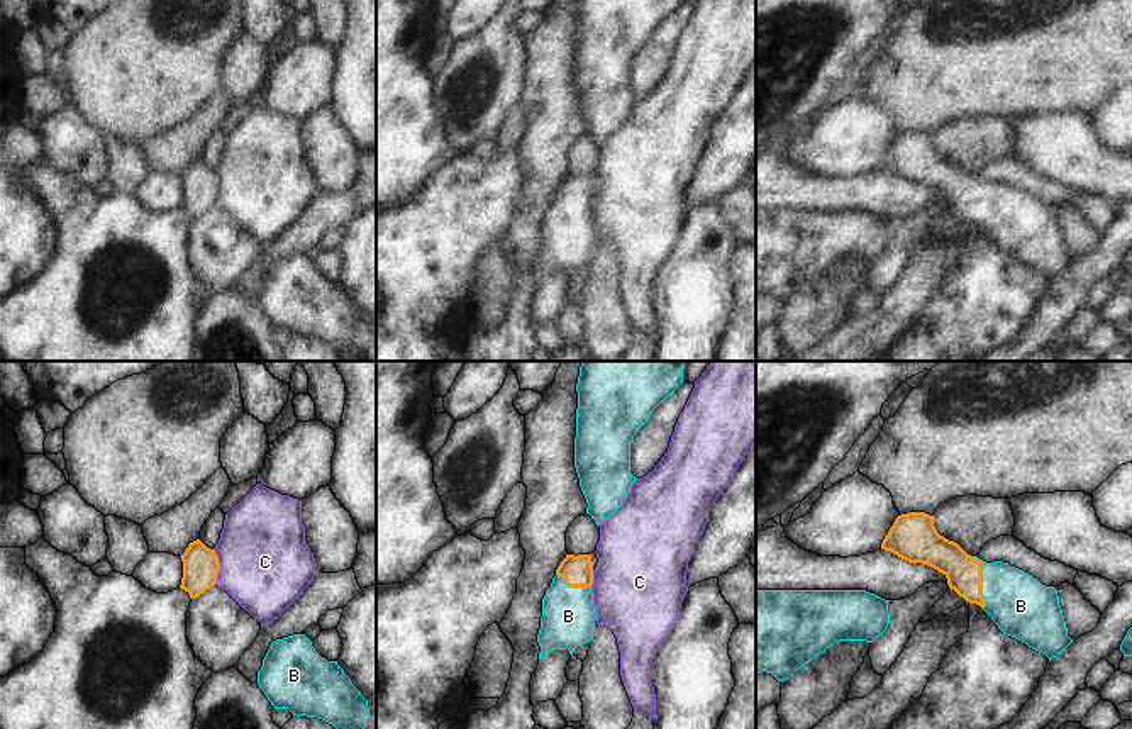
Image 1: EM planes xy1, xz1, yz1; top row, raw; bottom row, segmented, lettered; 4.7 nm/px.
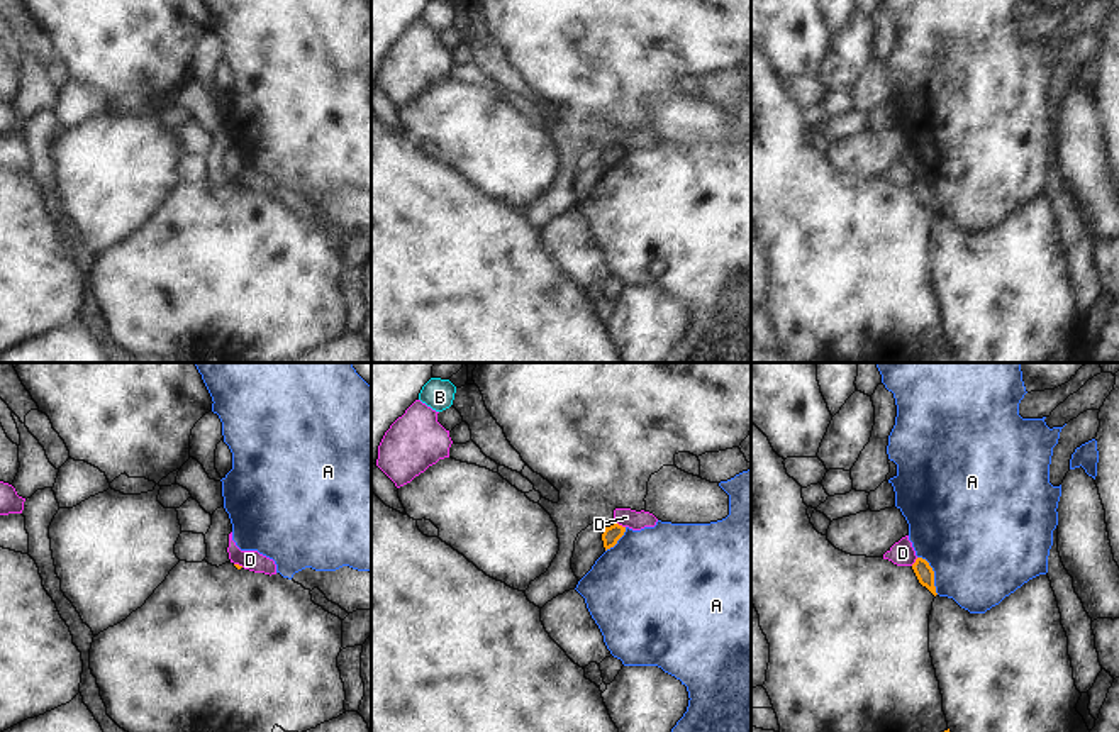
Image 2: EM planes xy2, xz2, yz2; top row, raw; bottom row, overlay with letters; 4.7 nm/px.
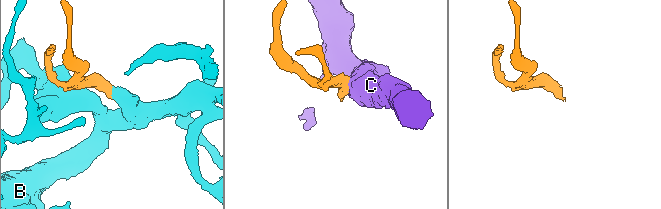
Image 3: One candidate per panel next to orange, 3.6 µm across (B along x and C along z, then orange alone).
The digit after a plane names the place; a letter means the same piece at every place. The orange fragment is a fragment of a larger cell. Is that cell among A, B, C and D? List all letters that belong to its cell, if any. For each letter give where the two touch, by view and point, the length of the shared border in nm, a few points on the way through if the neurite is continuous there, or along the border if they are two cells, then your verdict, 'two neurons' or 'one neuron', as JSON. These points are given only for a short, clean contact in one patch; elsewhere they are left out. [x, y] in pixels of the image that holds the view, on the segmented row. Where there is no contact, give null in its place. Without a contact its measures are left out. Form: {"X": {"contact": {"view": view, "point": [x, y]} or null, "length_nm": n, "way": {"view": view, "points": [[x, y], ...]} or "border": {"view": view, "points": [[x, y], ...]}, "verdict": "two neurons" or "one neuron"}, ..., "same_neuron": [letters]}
{"A": {"contact": {"view": "yz2", "point": [933, 573]}, "length_nm": 200, "border": {"view": "yz2", "points": [[918, 556], [931, 568], [933, 585], [938, 593]]}, "verdict": "two neurons"}, "B": {"contact": {"view": "yz1", "point": [980, 580]}, "length_nm": 260, "way": {"view": "yz1", "points": [[963, 572], [980, 580], [997, 587], [1021, 606]]}, "verdict": "one neuron"}, "C": {"contact": {"view": "xy1", "point": [219, 567]}, "length_nm": 170, "border": {"view": "xy1", "points": [[212, 550], [219, 563], [216, 584]]}, "verdict": "two neurons"}, "D": {"contact": {"view": "xz2", "point": [621, 526]}, "length_nm": 50, "border": {"view": "xz2", "points": [[616, 522], [624, 527]]}, "verdict": "two neurons"}, "same_neuron": ["B"]}

